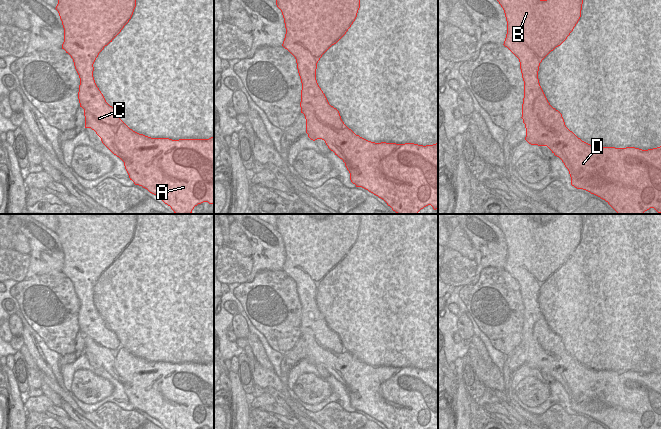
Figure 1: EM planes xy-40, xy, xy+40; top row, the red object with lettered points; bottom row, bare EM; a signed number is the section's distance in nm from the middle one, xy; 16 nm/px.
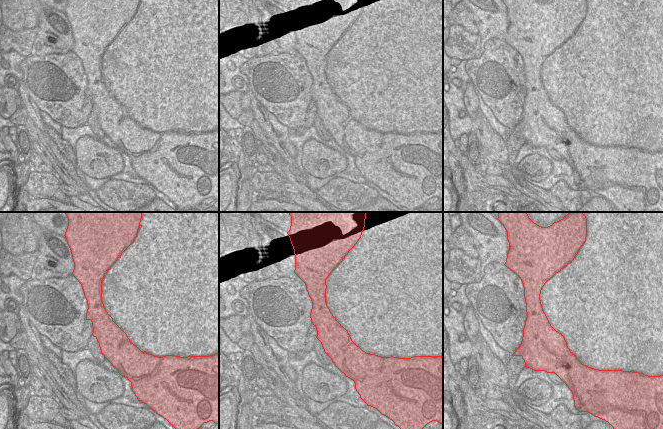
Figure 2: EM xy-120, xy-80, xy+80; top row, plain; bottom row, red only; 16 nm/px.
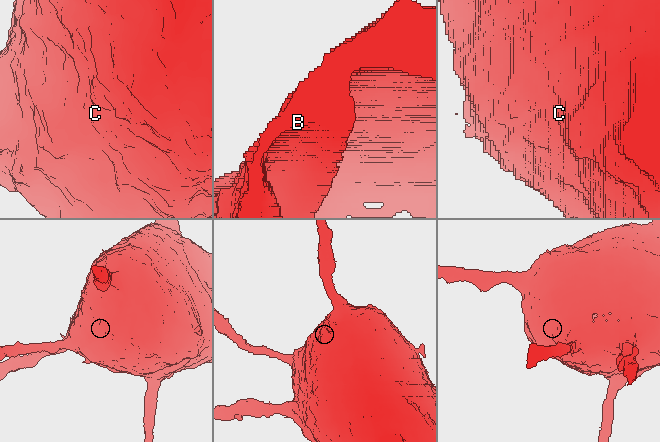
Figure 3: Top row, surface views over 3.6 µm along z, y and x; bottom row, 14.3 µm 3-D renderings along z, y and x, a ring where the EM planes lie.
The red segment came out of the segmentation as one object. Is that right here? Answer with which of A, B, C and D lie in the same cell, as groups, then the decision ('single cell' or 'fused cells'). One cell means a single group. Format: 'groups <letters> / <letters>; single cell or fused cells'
groups A B C D; single cell

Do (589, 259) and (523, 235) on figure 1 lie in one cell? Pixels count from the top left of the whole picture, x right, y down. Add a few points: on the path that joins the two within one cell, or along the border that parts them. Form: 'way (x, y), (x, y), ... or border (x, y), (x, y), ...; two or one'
way (573, 246), (562, 235), (539, 235); one

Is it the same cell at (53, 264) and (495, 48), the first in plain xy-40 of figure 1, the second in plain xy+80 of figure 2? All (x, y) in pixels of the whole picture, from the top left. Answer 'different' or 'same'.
different

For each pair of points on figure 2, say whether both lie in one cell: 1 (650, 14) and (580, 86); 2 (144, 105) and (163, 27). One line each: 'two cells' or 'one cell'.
1: one cell
2: one cell

